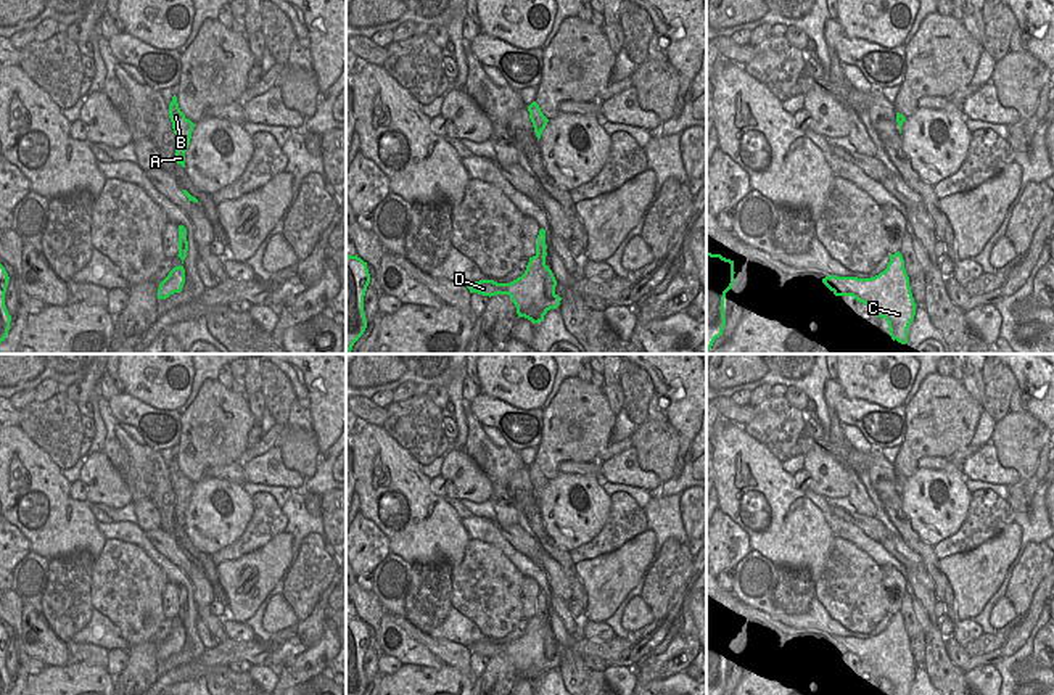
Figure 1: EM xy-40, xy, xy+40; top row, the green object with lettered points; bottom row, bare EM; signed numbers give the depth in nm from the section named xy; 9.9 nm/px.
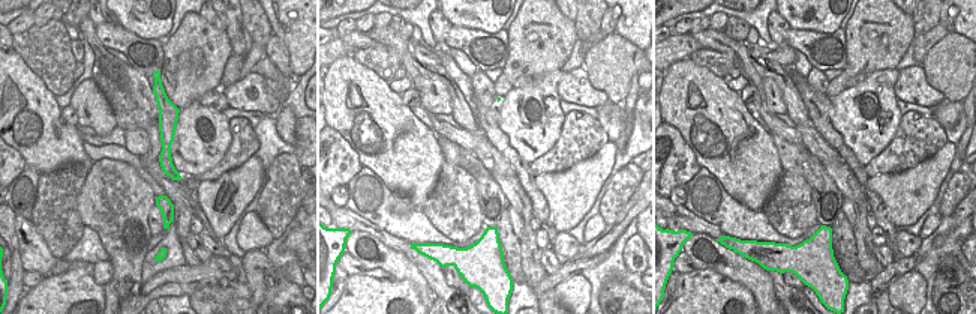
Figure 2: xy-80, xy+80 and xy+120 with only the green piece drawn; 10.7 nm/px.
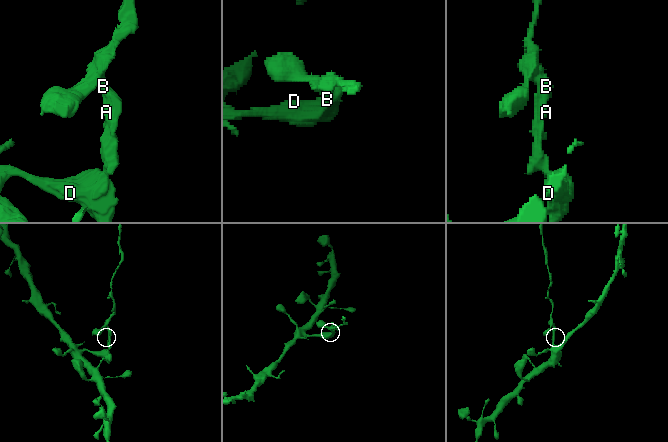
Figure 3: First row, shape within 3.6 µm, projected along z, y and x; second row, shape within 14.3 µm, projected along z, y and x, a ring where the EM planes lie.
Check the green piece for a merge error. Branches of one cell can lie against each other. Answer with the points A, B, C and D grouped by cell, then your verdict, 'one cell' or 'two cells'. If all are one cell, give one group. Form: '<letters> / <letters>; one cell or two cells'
A B / C D; two cells

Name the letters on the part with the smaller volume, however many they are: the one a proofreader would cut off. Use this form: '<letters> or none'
A, B

